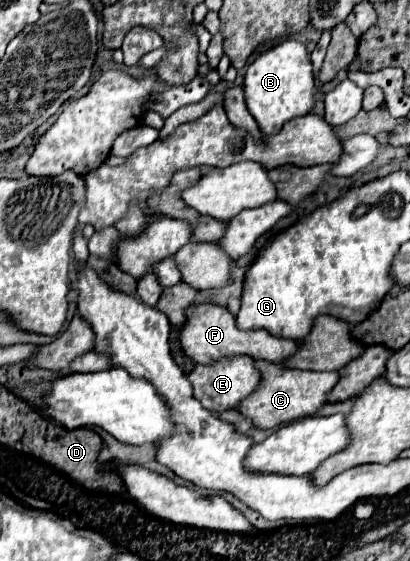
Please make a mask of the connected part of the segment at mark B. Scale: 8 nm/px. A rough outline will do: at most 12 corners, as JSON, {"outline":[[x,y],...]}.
{"outline":[[298,40],[260,54],[244,76],[264,134],[312,112],[316,82]]}

